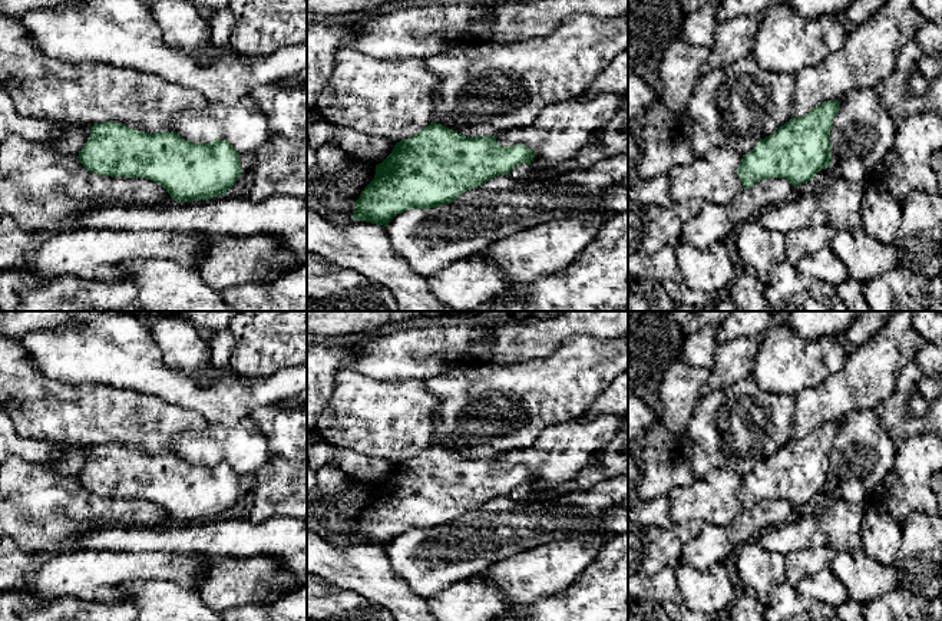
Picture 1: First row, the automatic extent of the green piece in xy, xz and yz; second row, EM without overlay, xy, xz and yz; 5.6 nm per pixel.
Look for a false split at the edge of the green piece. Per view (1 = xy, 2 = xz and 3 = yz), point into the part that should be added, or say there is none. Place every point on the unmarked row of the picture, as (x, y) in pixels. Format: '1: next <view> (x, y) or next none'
1: next none
2: next none
3: next none

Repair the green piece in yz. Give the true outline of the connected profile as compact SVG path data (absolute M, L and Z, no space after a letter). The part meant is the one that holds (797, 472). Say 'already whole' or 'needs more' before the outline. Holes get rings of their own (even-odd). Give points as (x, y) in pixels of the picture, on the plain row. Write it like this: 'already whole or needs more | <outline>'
already whole | M839 422L823 423L758 462L743 476L737 492L743 509L748 511L770 499L786 499L796 509L830 489L830 452L839 432Z

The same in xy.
already whole | M105 443L90 447L90 459L77 480L92 495L151 501L163 508L173 522L192 523L225 516L241 498L239 478L227 462L194 465L176 453L145 455L122 445Z

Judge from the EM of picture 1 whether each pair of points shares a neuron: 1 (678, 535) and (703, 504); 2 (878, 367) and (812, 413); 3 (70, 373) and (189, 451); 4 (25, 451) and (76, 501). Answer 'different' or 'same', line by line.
1: different
2: same
3: different
4: different

